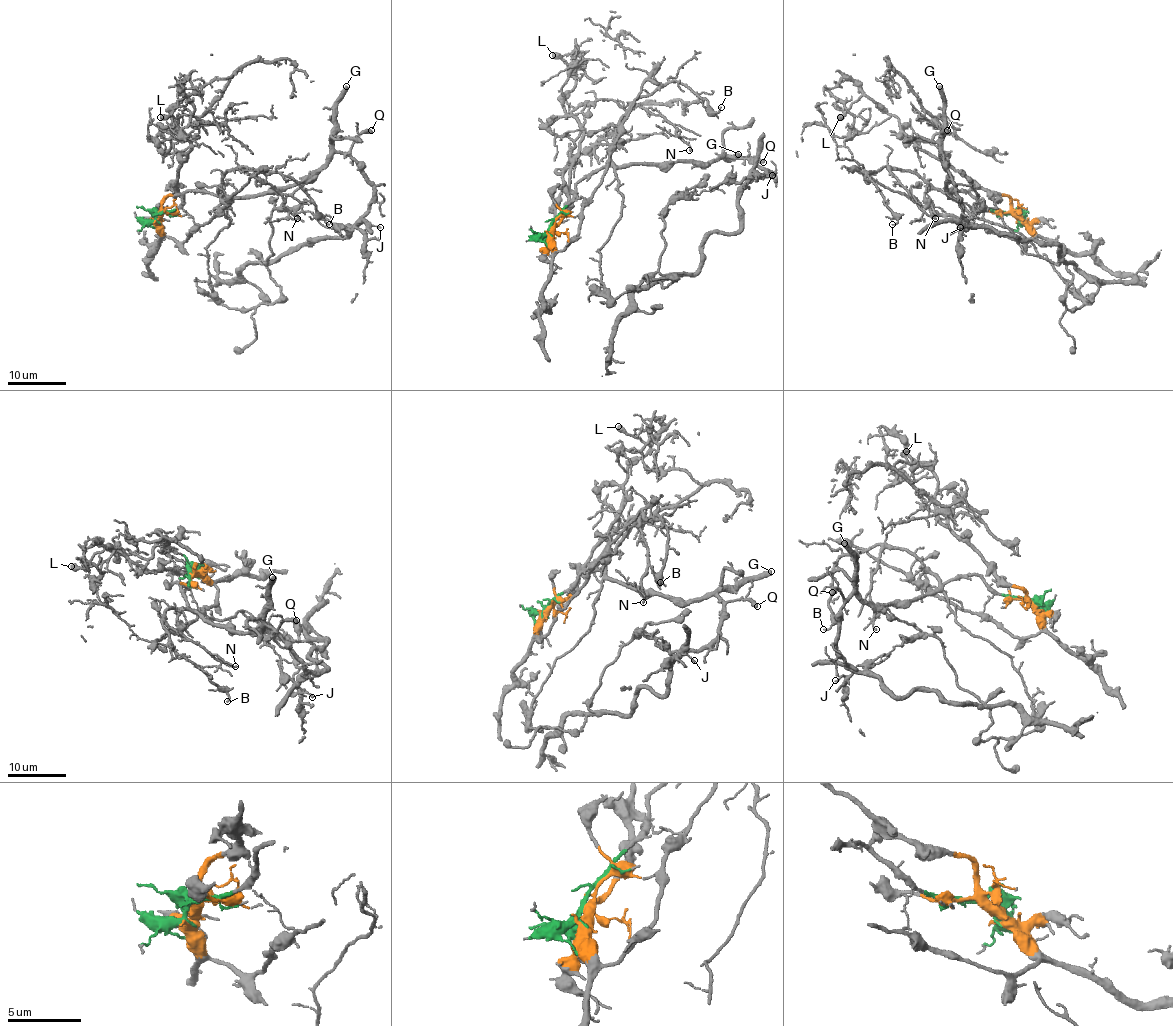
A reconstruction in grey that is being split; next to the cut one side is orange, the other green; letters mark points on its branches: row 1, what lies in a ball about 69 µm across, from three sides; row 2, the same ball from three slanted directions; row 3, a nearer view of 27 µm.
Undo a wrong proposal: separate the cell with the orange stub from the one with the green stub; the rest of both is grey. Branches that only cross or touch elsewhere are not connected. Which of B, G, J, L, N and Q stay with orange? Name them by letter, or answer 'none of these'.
L

